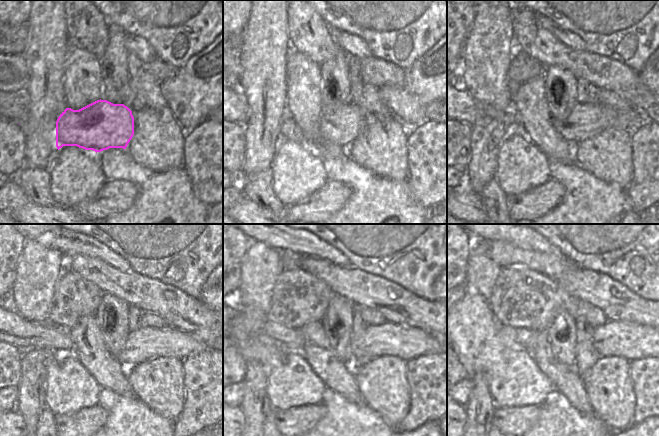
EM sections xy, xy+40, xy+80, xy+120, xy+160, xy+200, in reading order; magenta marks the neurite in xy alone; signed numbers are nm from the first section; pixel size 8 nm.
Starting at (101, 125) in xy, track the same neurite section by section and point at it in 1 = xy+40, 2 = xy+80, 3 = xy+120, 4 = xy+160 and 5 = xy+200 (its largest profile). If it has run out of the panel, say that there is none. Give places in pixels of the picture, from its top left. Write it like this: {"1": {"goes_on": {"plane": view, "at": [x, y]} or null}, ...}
{"1": {"goes_on": {"plane": "xy+40", "at": [341, 125]}}, "2": {"goes_on": {"plane": "xy+80", "at": [585, 120]}}, "3": {"goes_on": {"plane": "xy+120", "at": [145, 343]}}, "4": {"goes_on": {"plane": "xy+160", "at": [388, 339]}}, "5": {"goes_on": {"plane": "xy+200", "at": [631, 341]}}}

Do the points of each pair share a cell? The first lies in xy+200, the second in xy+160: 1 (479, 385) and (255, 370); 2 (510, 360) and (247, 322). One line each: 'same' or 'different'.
1: same
2: same

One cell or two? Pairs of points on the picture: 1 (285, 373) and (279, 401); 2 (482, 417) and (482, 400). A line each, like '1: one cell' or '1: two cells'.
1: one cell
2: one cell

